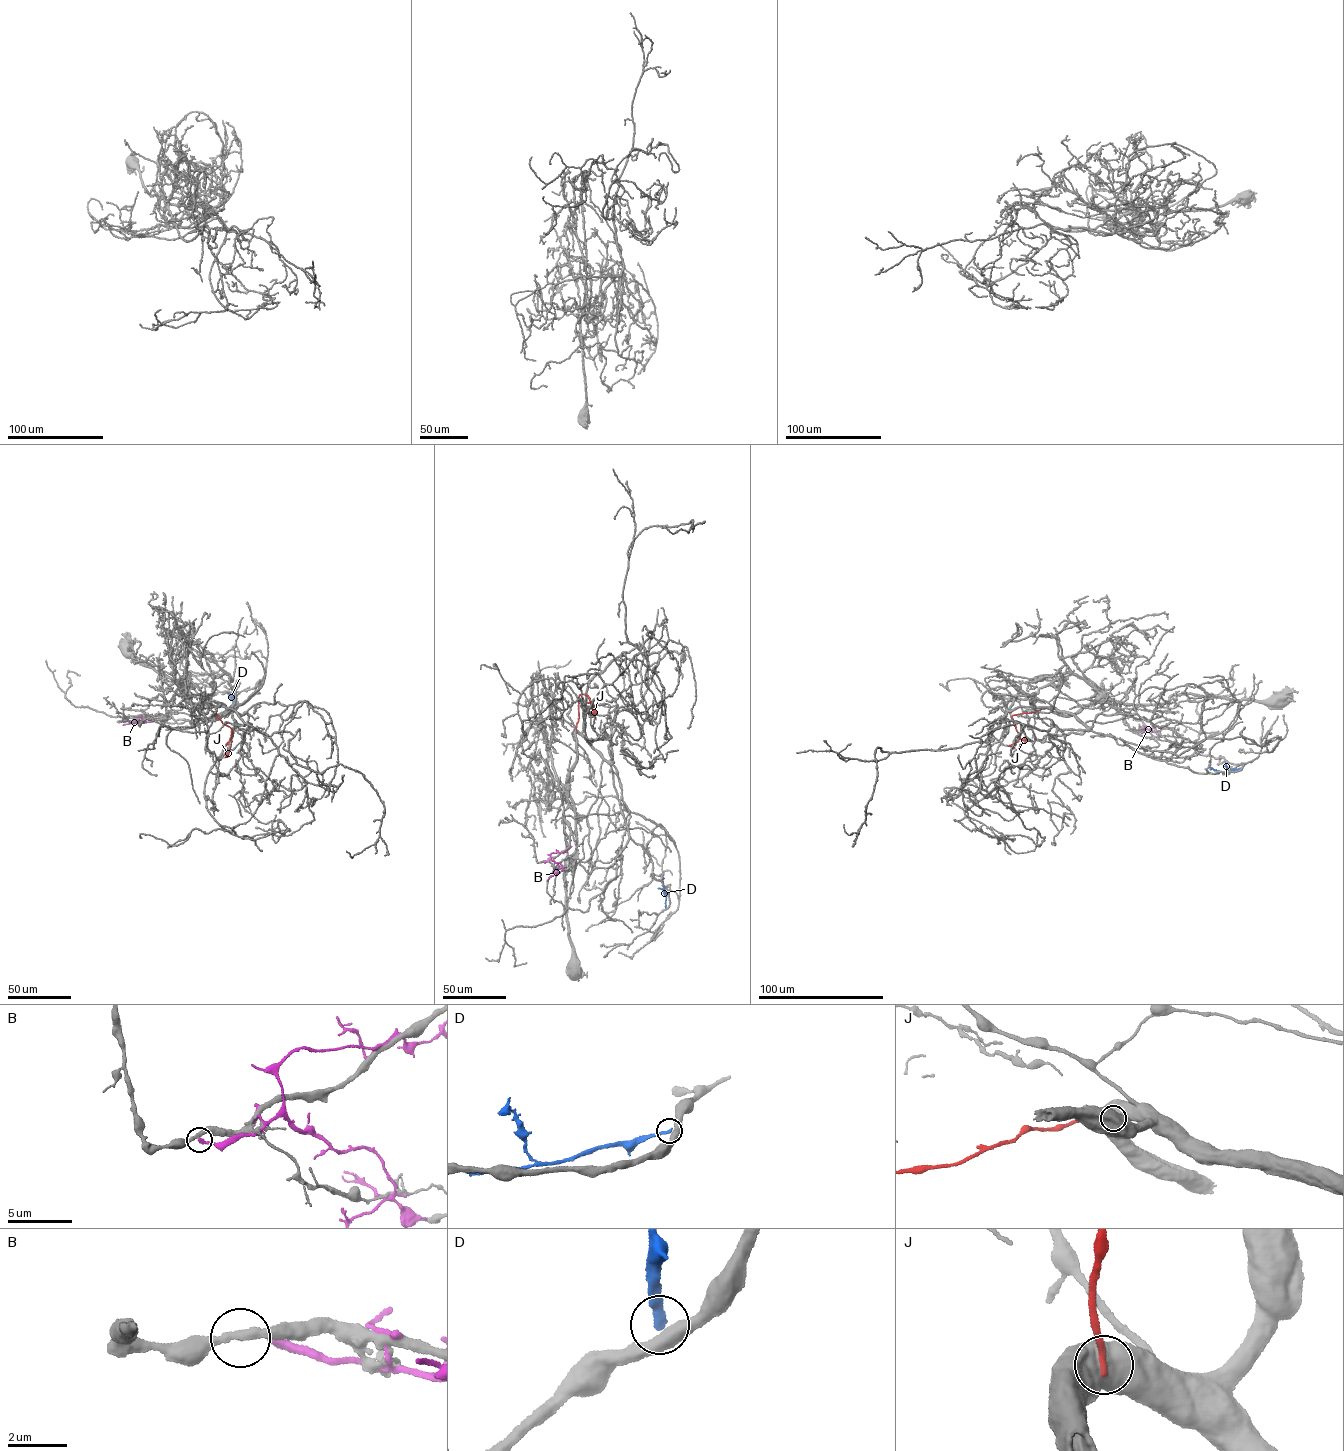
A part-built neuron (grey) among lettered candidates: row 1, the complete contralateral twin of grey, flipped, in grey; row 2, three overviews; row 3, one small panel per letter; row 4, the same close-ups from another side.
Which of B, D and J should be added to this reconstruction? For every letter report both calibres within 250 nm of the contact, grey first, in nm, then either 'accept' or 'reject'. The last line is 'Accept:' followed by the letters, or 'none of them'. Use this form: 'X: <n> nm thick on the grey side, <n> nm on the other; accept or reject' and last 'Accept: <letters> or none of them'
B: 280 nm thick on the grey side, 220 nm on the other; reject
D: 480 nm thick on the grey side, 260 nm on the other; reject
J: 1000 nm thick on the grey side, 240 nm on the other; reject
Accept: none of them

